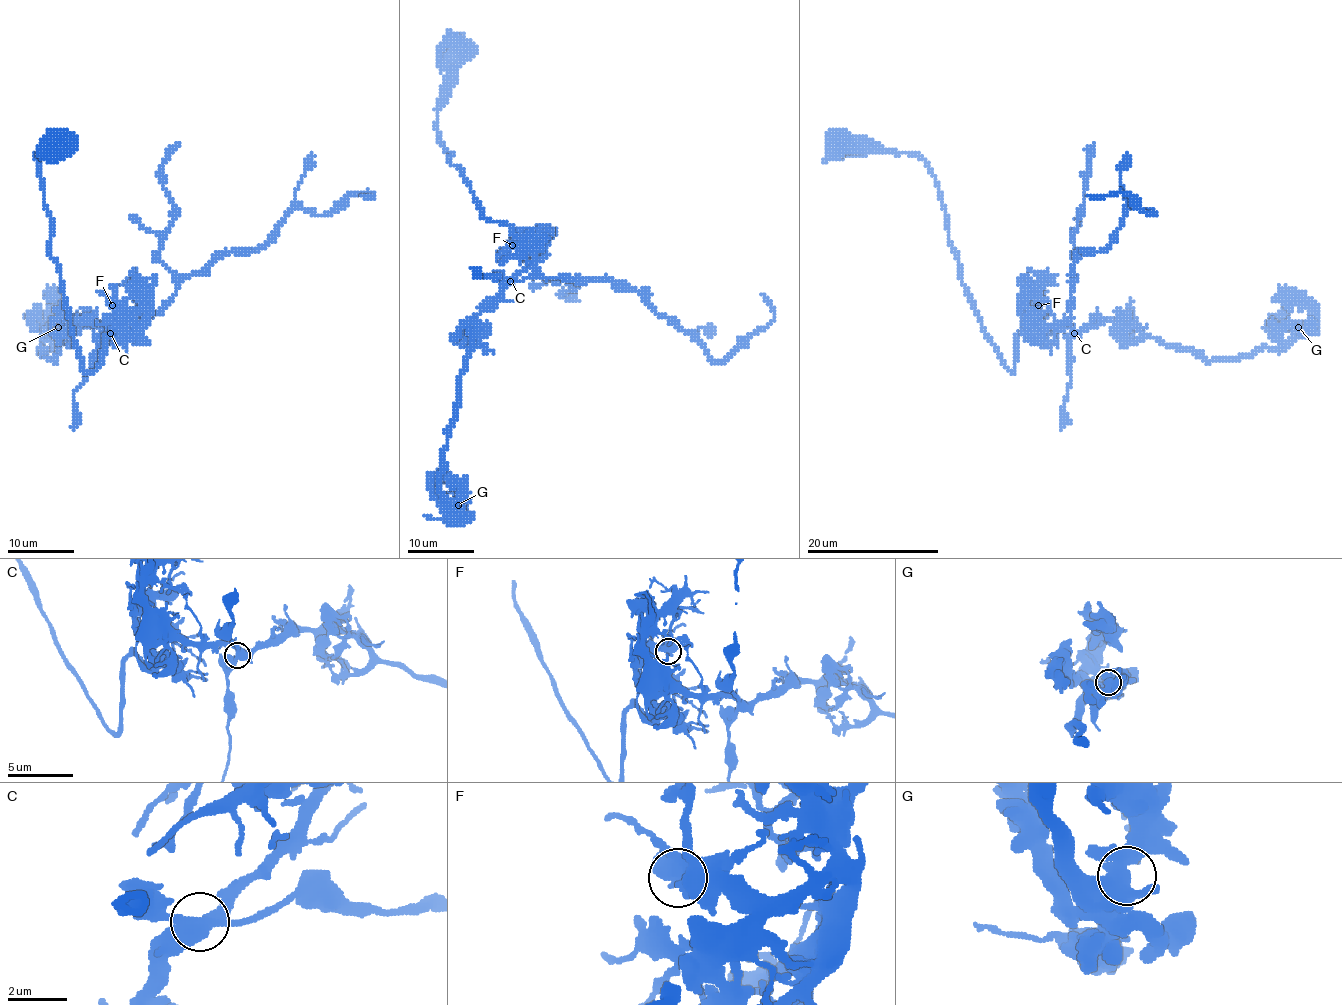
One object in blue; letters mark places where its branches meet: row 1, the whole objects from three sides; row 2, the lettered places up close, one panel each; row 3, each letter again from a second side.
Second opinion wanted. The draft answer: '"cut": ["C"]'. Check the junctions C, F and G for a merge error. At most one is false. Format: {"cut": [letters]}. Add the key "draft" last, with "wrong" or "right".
{"cut": ["C"], "draft": "right"}

